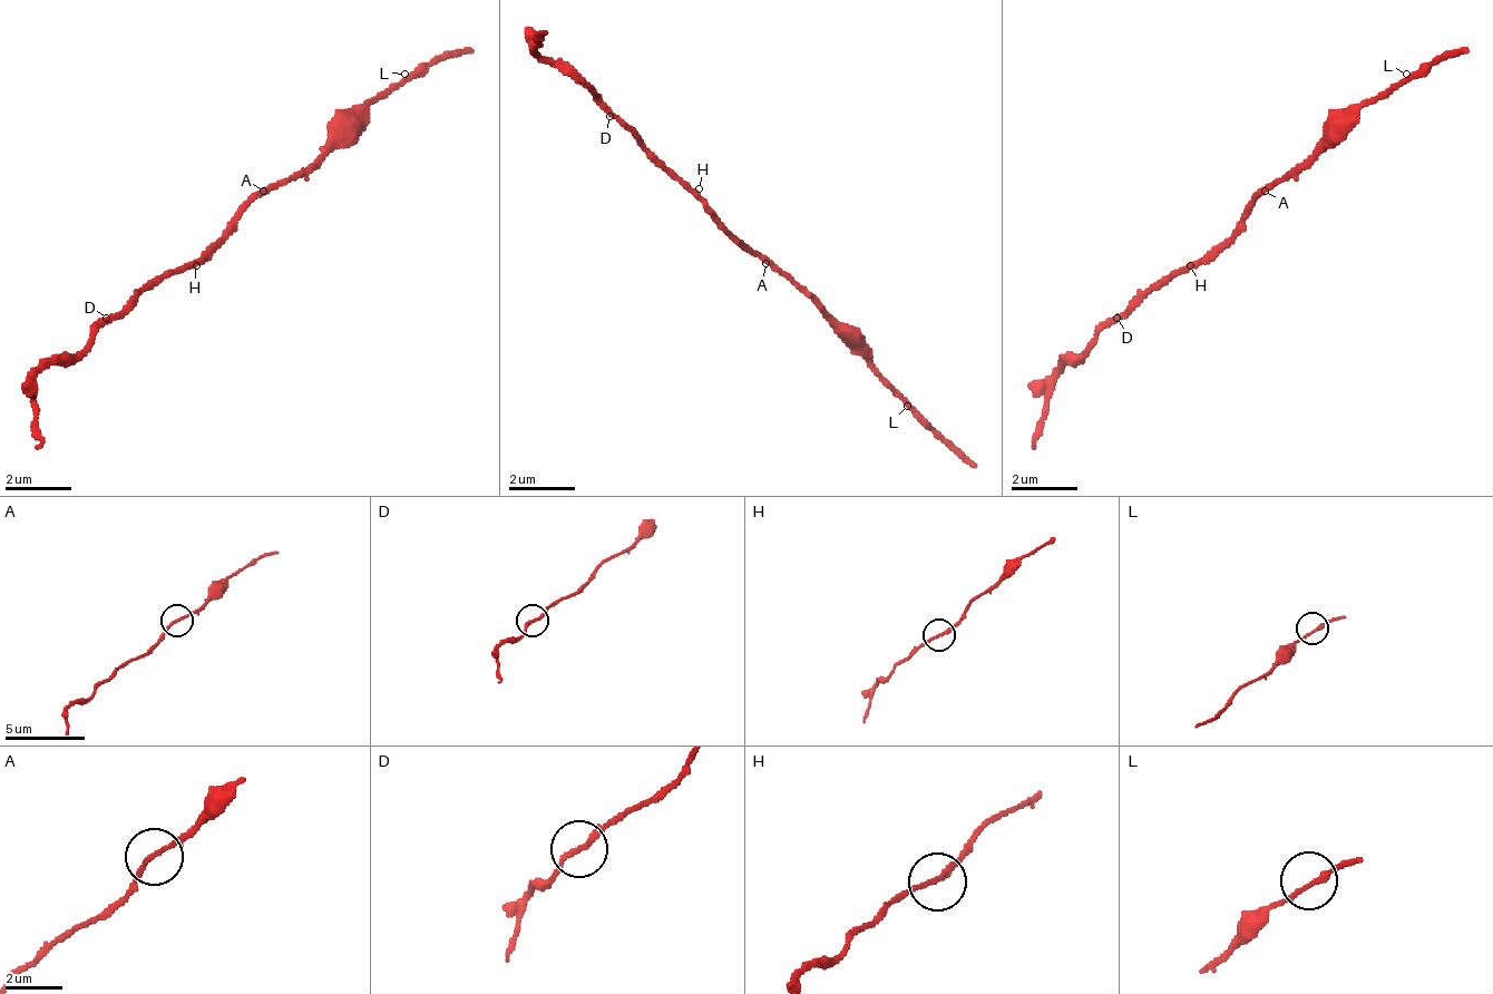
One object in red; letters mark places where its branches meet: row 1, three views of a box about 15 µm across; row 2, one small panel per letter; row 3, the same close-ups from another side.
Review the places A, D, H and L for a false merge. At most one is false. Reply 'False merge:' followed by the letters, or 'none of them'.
False merge: none of them

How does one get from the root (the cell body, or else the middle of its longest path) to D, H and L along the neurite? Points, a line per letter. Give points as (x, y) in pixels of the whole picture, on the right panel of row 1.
D: (1231, 232), (1215, 249), (1207, 249), (1181, 274), (1164, 274), (1123, 315), (1114, 315)
H: (1231, 232), (1190, 265)
L: (1231, 232), (1265, 191), (1272, 191), (1406, 74)

